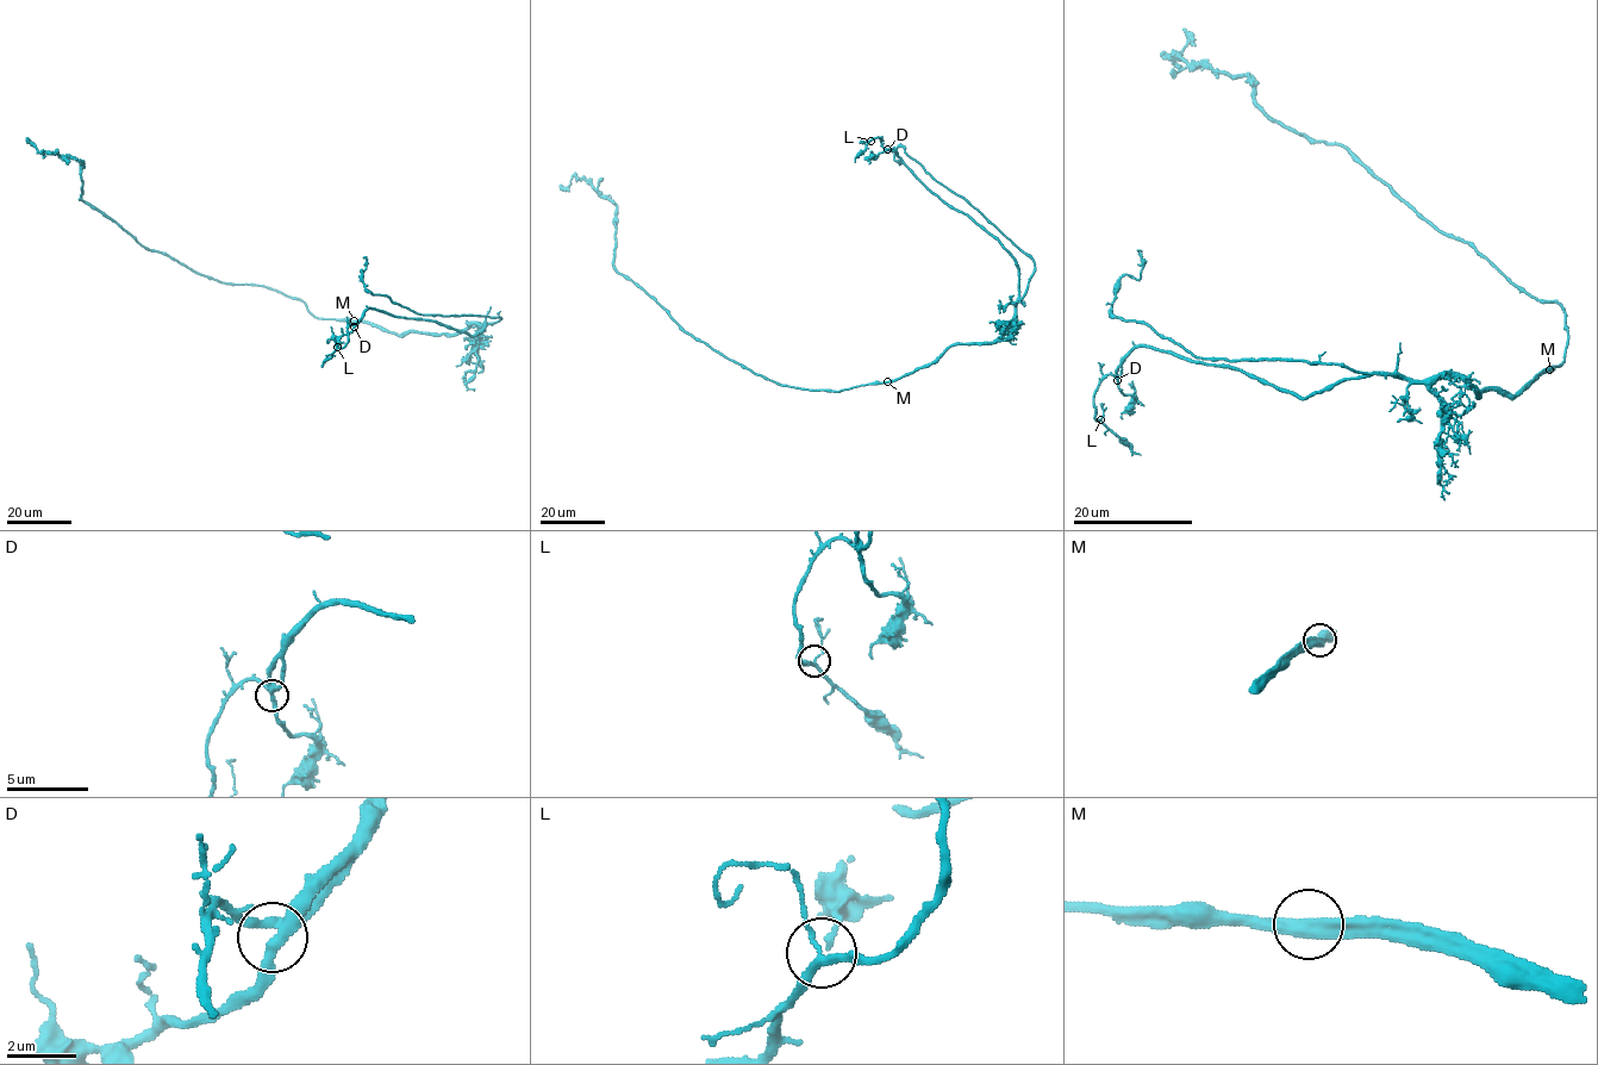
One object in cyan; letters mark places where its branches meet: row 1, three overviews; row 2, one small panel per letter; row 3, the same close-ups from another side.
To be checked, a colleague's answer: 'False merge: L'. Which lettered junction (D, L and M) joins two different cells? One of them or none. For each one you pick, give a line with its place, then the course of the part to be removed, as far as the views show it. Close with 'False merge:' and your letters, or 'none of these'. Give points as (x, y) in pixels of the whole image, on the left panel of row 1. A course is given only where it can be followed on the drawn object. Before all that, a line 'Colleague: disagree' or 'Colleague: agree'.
Colleague: disagree
False merge: none of these

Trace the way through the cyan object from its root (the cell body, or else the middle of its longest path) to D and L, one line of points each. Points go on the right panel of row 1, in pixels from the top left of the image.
D: (1554, 368), (1516, 394), (1477, 394), (1447, 375), (1366, 374), (1297, 398), (1238, 369), (1136, 347), (1117, 380)
L: (1554, 368), (1516, 394), (1366, 374), (1297, 398), (1136, 347), (1100, 381), (1100, 419)

